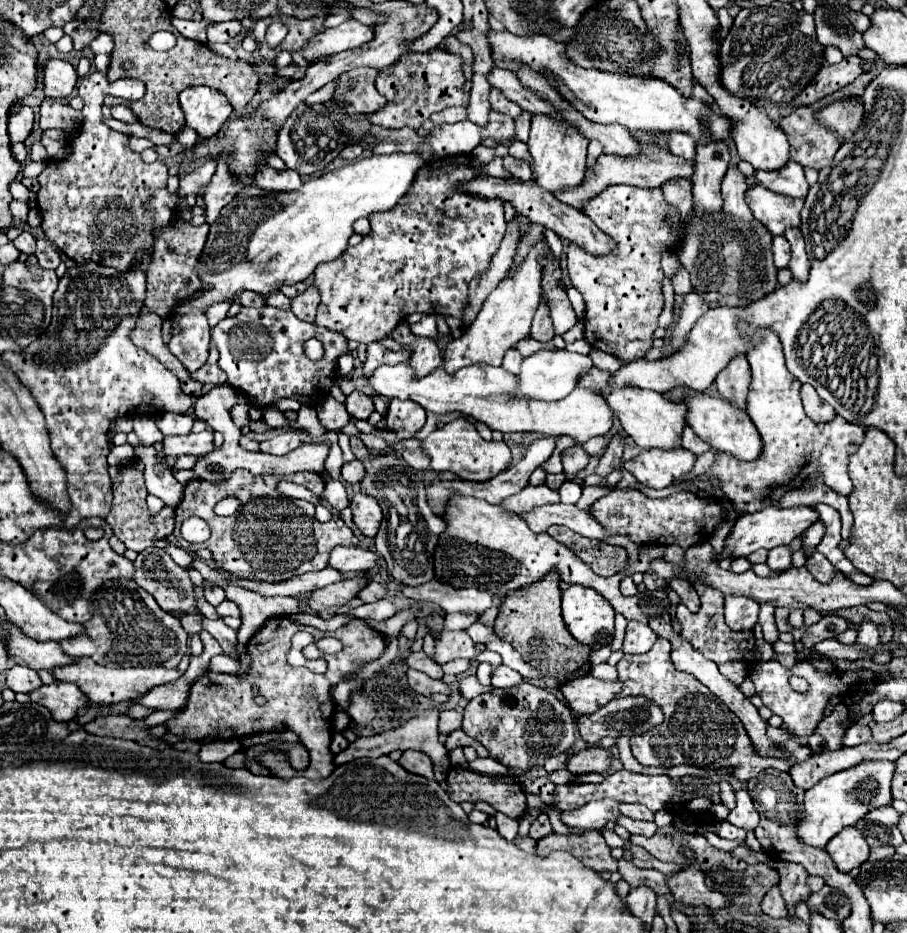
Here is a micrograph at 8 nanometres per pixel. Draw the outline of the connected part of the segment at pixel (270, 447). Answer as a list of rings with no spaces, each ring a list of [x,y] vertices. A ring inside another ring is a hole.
[[[286,428],[282,432],[278,432],[272,440],[266,440],[260,444],[260,450],[266,454],[274,454],[274,456],[284,456],[286,452],[292,452],[294,448],[298,448],[300,442],[300,432],[294,428]]]

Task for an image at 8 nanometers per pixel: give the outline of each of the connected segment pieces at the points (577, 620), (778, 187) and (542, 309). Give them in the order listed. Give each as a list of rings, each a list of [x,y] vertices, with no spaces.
[[[570,586],[562,592],[562,618],[570,634],[588,646],[610,644],[614,636],[614,608],[596,590]]]
[[[792,160],[786,162],[786,168],[780,168],[778,172],[756,172],[756,182],[764,184],[776,194],[792,196],[792,198],[806,198],[808,194],[808,182],[804,178],[802,166],[794,164]]]
[[[540,304],[536,310],[532,330],[530,330],[530,338],[538,340],[538,342],[548,342],[554,338],[554,330],[552,330],[552,322],[550,322],[550,310],[544,304]]]

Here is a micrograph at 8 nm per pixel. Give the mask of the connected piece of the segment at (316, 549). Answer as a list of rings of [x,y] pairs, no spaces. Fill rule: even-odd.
[[[236,470],[230,474],[230,478],[222,484],[210,484],[204,480],[192,480],[186,490],[182,502],[176,506],[176,528],[174,538],[176,544],[184,550],[198,550],[208,548],[214,554],[214,560],[218,568],[244,578],[244,580],[266,580],[266,582],[278,582],[278,580],[290,580],[290,576],[300,576],[302,572],[314,572],[328,566],[328,558],[332,548],[336,546],[358,546],[358,538],[352,534],[352,530],[342,522],[340,512],[322,502],[324,508],[330,510],[332,520],[318,522],[314,516],[314,504],[306,500],[294,500],[298,508],[282,508],[280,500],[276,498],[276,484],[282,480],[290,480],[296,484],[306,486],[314,496],[320,496],[324,492],[324,480],[320,474],[314,472],[298,472],[292,476],[276,476],[276,474],[262,474],[252,476],[246,470]],[[234,496],[240,500],[240,508],[230,518],[218,518],[214,514],[214,506],[218,500]],[[198,516],[206,520],[212,528],[212,536],[202,544],[190,544],[180,536],[180,526],[186,518]]]

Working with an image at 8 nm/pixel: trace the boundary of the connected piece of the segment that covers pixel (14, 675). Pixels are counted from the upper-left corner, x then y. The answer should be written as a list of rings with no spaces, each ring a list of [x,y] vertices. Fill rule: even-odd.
[[[12,666],[8,670],[8,688],[12,692],[24,692],[30,694],[32,690],[42,686],[42,680],[38,676],[38,672],[34,672],[32,668],[24,668],[24,666]]]

